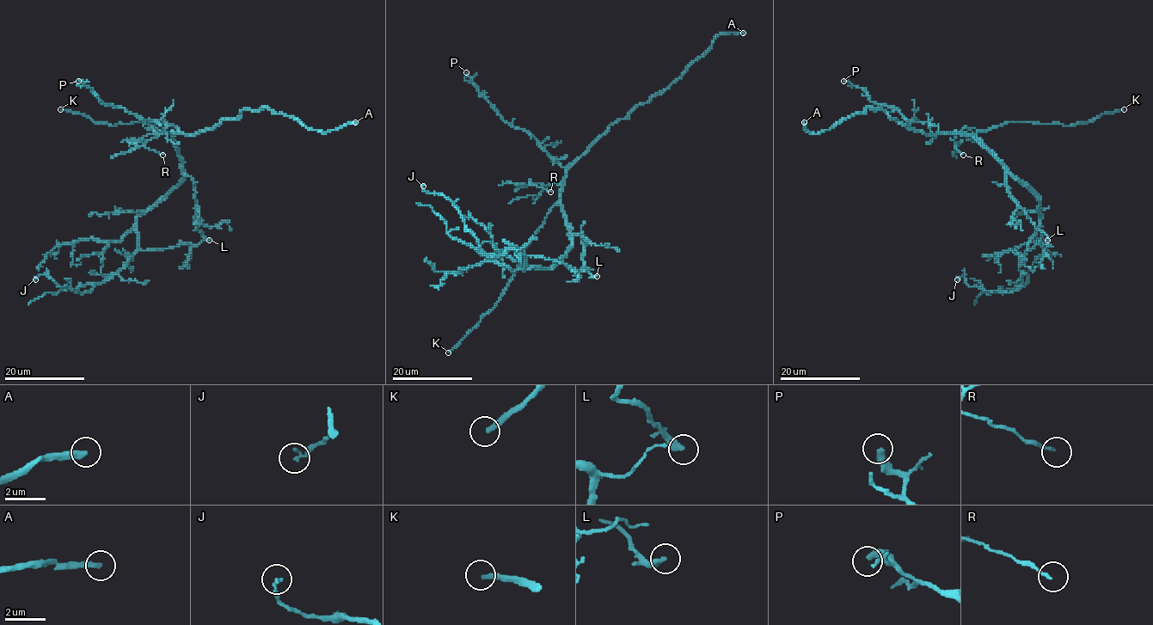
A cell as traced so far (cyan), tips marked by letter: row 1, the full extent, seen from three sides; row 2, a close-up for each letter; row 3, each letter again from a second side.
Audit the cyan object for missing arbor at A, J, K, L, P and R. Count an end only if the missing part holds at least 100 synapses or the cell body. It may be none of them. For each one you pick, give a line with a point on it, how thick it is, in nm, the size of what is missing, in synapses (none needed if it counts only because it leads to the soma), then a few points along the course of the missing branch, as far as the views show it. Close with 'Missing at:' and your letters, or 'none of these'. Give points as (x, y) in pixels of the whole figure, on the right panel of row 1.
A: at (804, 122); 300 nm thick; about 400 synapses
Missing at: A

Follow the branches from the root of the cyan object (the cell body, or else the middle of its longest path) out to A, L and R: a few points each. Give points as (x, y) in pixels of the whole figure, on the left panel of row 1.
A: (178, 154), (175, 133), (211, 129), (244, 109), (268, 108), (322, 133), (355, 122)
L: (178, 154), (181, 157), (182, 174), (193, 180), (195, 229), (209, 240)
R: (178, 154), (173, 132), (163, 131), (148, 139), (143, 145), (162, 155)

